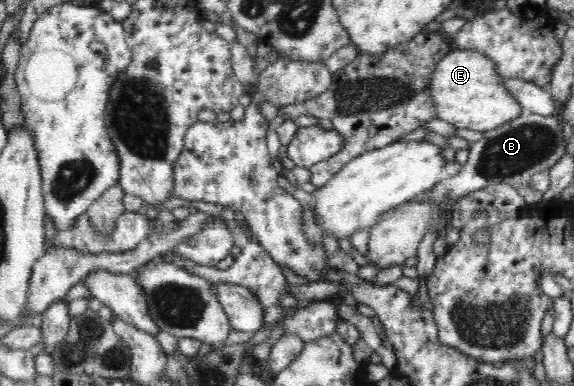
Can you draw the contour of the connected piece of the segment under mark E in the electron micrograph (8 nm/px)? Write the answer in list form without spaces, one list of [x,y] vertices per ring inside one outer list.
[[[471,49],[451,50],[433,69],[429,92],[435,104],[435,118],[452,123],[454,127],[487,131],[495,129],[521,115],[521,104],[501,84],[495,62],[481,52]]]

